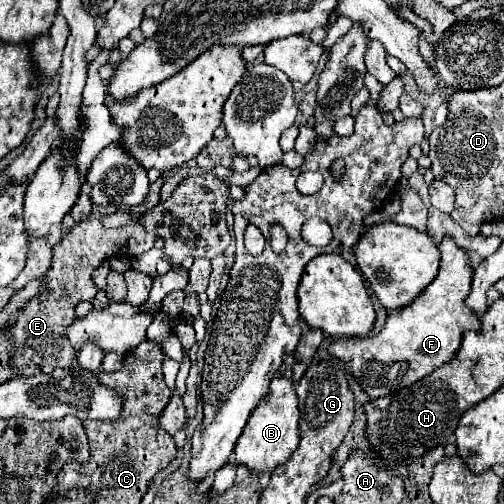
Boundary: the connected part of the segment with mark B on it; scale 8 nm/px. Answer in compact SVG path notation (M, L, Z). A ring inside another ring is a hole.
M281 365L275 371L269 395L251 413L251 417L235 445L235 461L239 465L247 465L251 471L271 473L277 465L285 463L291 457L291 453L297 449L297 445L299 445L299 409L297 409L295 383L291 379L291 369Z

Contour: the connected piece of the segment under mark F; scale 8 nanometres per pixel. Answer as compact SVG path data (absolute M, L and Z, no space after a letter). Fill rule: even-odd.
M449 235L443 237L441 265L435 281L425 289L419 299L399 311L391 311L385 327L375 337L349 337L337 339L329 345L331 355L349 363L355 381L367 391L371 399L379 399L395 393L397 389L409 387L419 379L433 373L433 369L453 359L461 347L465 331L479 331L481 321L465 305L471 293L473 267L471 259Z

